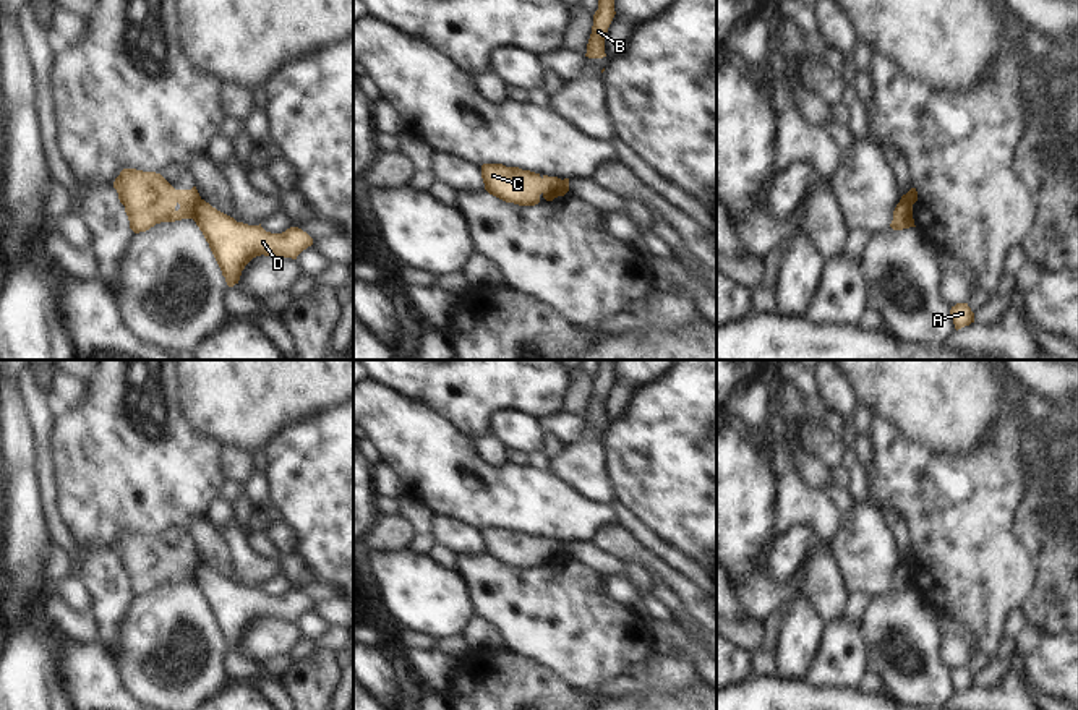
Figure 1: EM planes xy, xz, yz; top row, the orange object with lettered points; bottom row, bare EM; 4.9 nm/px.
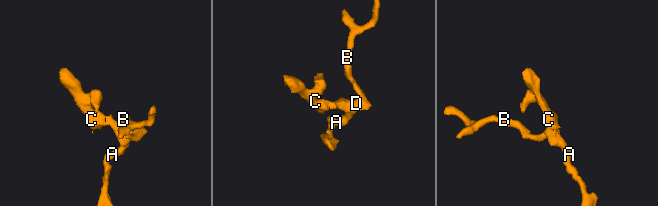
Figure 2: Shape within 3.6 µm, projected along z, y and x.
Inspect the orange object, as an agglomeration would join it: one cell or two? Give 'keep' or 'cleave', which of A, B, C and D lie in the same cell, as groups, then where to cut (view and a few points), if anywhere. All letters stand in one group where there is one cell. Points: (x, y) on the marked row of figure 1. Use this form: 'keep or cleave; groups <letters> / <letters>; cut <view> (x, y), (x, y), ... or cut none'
cleave; groups A B D / C; cut xy (200, 198), (192, 218)

